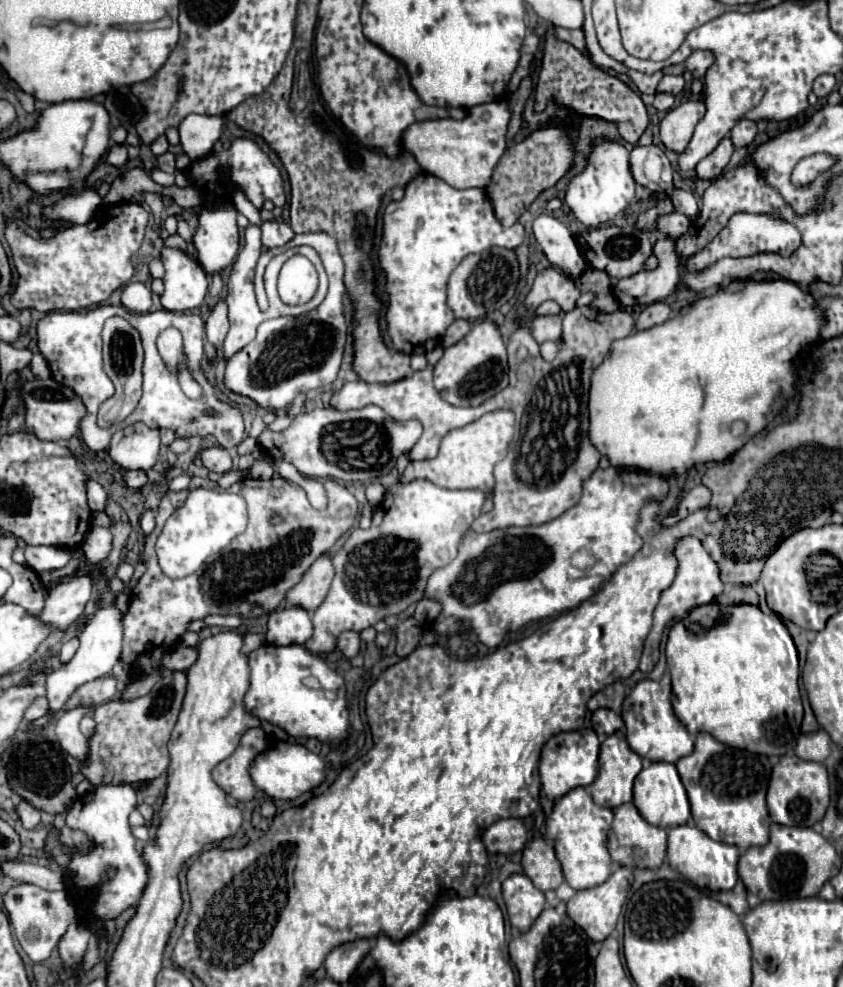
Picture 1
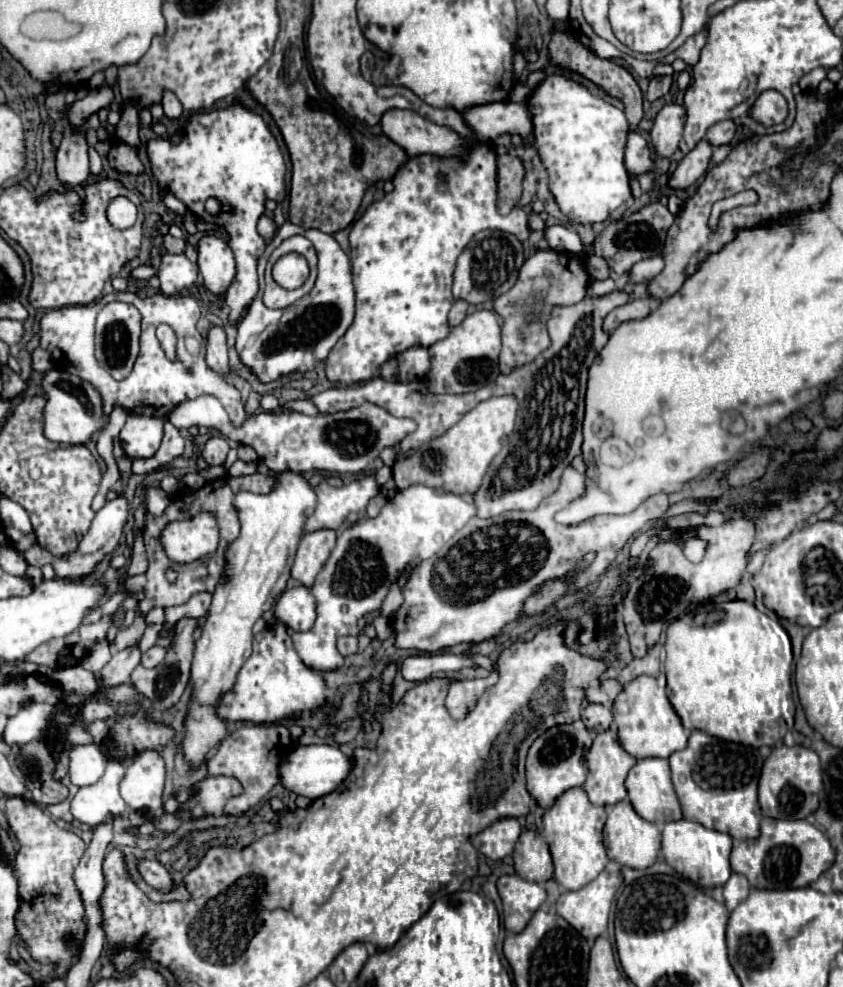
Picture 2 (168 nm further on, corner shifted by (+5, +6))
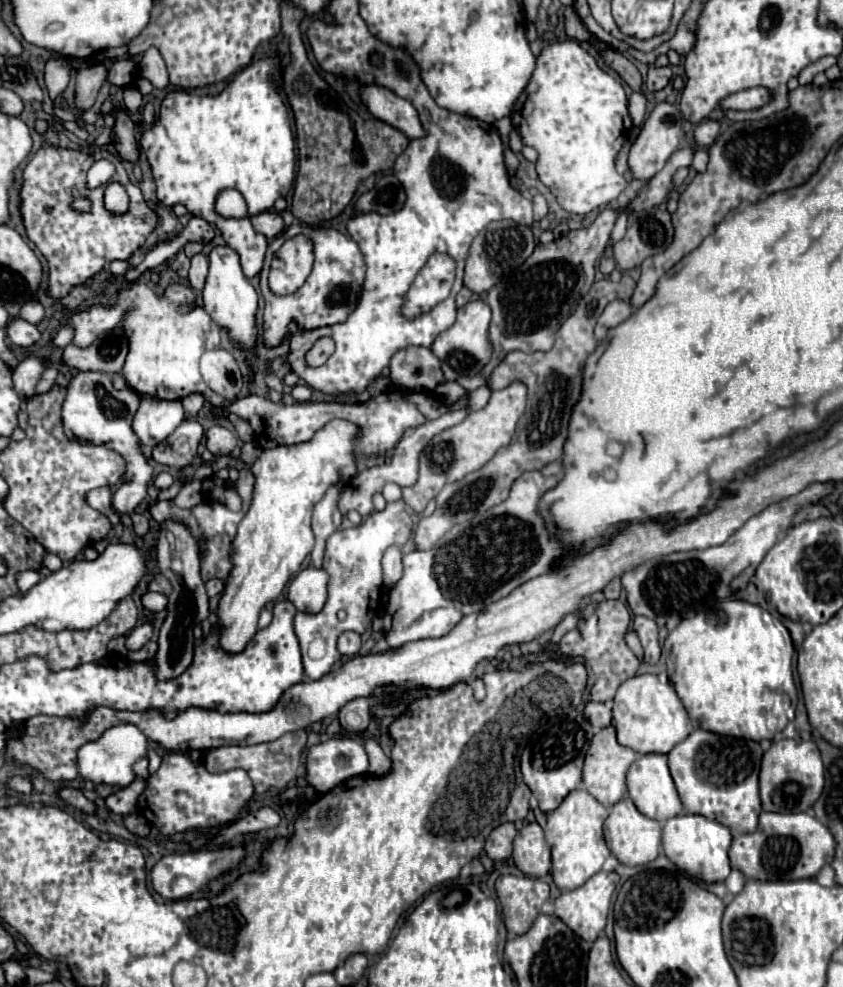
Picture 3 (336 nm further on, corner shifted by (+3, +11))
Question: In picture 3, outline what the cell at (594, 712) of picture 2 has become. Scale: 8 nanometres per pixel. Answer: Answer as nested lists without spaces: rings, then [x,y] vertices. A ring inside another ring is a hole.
[[[590,701],[586,705],[586,717],[588,717],[590,725],[594,725],[594,729],[600,731],[600,729],[604,729],[606,725],[612,723],[612,709],[606,703],[594,703],[594,701]]]

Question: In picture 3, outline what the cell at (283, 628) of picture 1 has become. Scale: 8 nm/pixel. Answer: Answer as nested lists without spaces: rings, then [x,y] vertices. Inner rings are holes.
[[[306,567],[290,583],[288,599],[298,611],[318,613],[328,597],[328,573],[324,569]]]

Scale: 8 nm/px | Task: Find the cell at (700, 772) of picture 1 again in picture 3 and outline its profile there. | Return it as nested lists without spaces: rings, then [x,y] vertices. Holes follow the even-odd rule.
[[[694,729],[684,741],[680,741],[670,753],[668,753],[668,765],[672,779],[676,783],[680,801],[688,813],[702,815],[708,819],[714,819],[722,825],[726,825],[732,835],[742,833],[754,833],[758,827],[758,815],[762,811],[760,807],[760,795],[758,795],[758,771],[760,771],[760,759],[762,749],[756,741],[746,739],[734,739],[734,737],[722,737],[704,729]]]

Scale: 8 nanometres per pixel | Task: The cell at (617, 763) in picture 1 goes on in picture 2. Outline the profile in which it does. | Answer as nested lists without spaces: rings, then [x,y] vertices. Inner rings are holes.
[[[610,728],[602,734],[598,734],[594,738],[594,744],[590,746],[588,754],[586,754],[586,766],[588,766],[588,776],[586,776],[586,782],[584,782],[584,790],[590,798],[592,804],[598,804],[598,806],[614,806],[616,802],[624,800],[626,798],[626,786],[624,786],[624,780],[626,780],[626,774],[628,770],[636,764],[636,758],[630,756],[618,742],[618,734],[616,734],[616,728]]]

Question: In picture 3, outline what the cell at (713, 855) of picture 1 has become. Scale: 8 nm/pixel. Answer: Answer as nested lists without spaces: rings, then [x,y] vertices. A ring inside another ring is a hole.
[[[678,815],[664,823],[662,829],[662,845],[666,857],[690,877],[696,877],[704,883],[724,881],[730,875],[728,849],[732,843],[732,833],[718,821],[706,819],[702,815]]]

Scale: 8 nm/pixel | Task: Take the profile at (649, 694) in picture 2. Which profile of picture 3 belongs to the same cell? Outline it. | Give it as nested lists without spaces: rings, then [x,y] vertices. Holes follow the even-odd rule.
[[[667,672],[640,673],[626,679],[614,697],[614,727],[618,743],[634,749],[640,755],[646,753],[668,753],[676,743],[684,741],[692,727],[688,713],[678,699]]]

